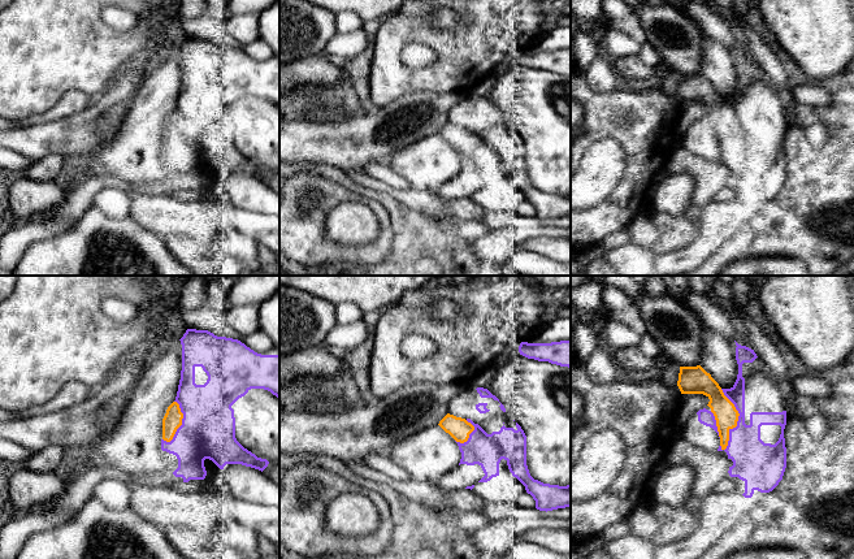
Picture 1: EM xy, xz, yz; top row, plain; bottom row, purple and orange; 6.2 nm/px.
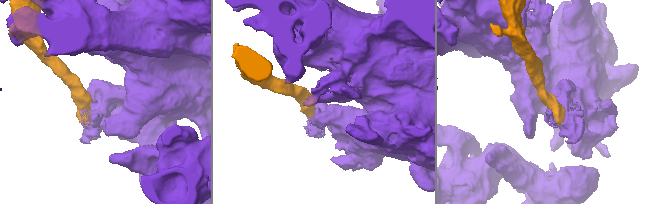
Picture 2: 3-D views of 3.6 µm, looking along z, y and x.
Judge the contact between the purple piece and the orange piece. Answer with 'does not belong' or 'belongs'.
does not belong

